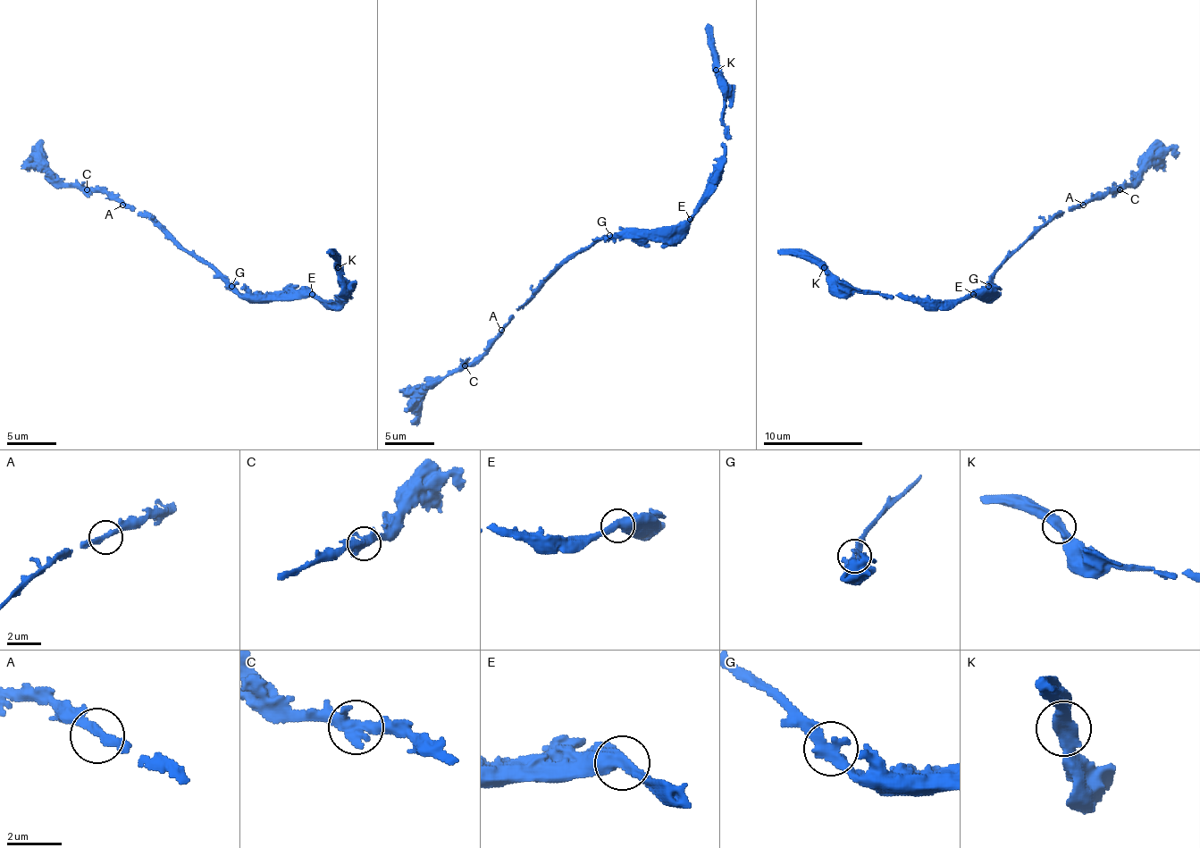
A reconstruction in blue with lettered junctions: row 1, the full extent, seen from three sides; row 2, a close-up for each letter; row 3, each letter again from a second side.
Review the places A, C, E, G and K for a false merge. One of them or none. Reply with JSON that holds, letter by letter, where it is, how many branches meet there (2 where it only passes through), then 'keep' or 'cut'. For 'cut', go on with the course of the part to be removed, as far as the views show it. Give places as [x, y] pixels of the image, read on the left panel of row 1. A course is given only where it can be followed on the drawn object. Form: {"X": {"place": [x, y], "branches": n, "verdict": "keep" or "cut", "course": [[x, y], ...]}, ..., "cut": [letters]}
{"A": {"place": [122, 205], "branches": 2, "verdict": "keep"}, "C": {"place": [87, 189], "branches": 2, "verdict": "keep"}, "E": {"place": [312, 294], "branches": 2, "verdict": "keep"}, "G": {"place": [231, 286], "branches": 2, "verdict": "keep"}, "K": {"place": [338, 267], "branches": 2, "verdict": "keep"}, "cut": []}

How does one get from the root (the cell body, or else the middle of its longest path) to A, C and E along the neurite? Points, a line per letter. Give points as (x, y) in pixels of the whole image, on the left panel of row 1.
A: (229, 283), (206, 264), (197, 261), (149, 219), (139, 216), (122, 204)
C: (229, 283), (206, 264), (197, 261), (149, 219), (139, 216), (104, 191), (88, 188)
E: (229, 283), (241, 296), (308, 296), (311, 293)

